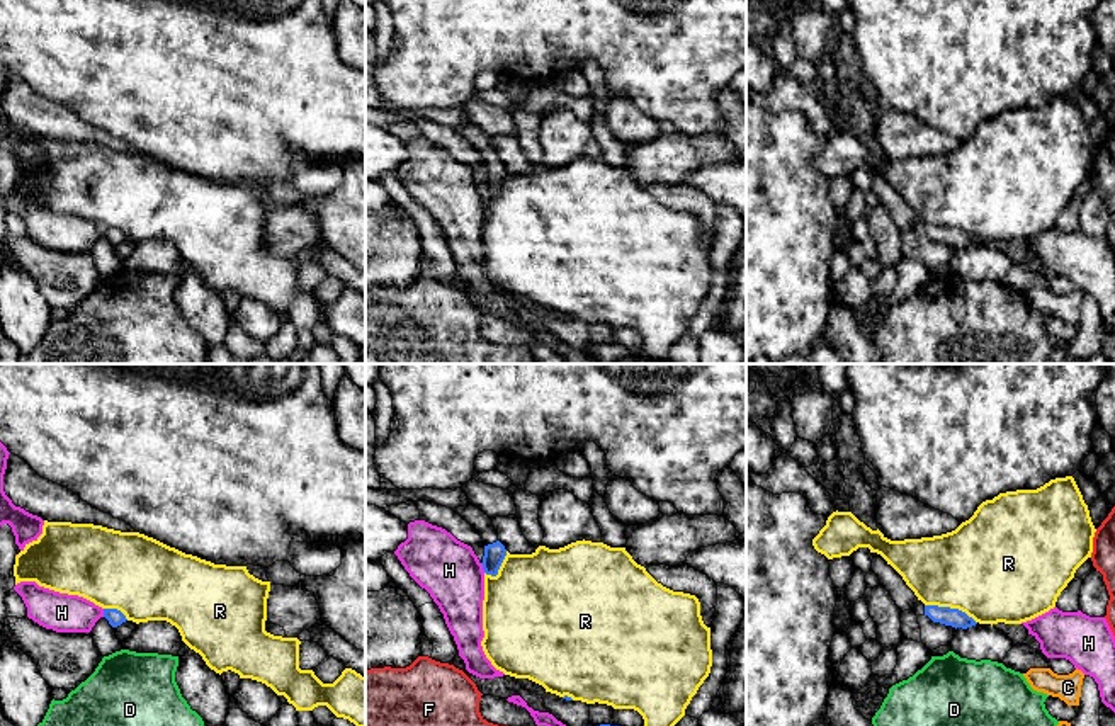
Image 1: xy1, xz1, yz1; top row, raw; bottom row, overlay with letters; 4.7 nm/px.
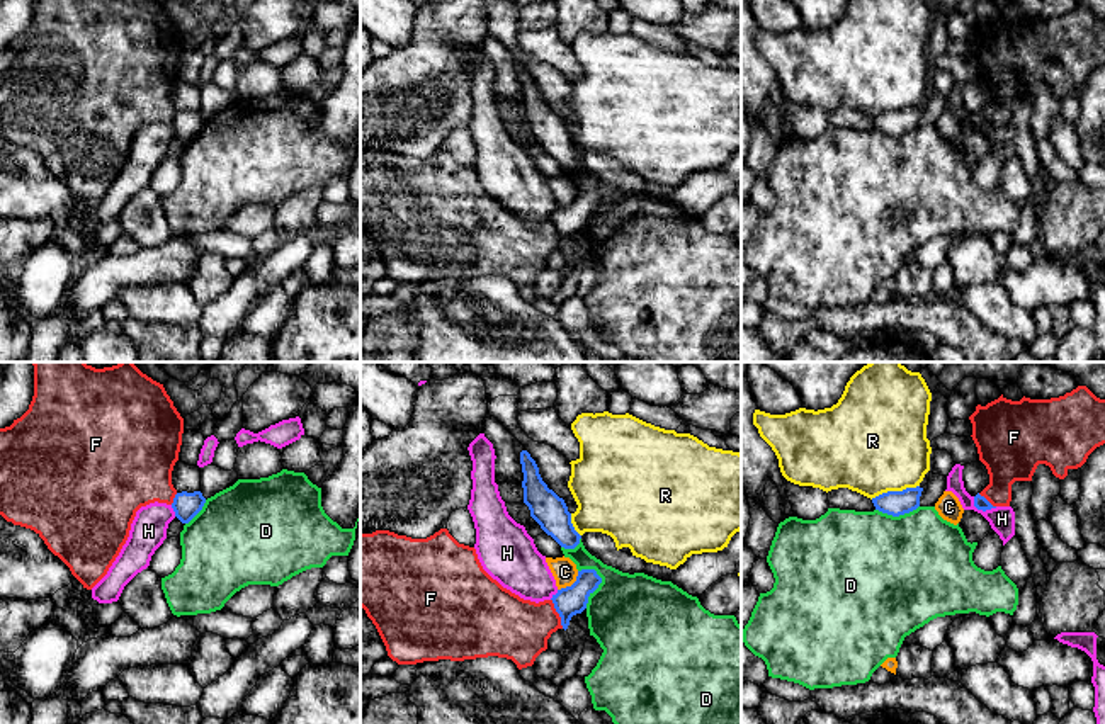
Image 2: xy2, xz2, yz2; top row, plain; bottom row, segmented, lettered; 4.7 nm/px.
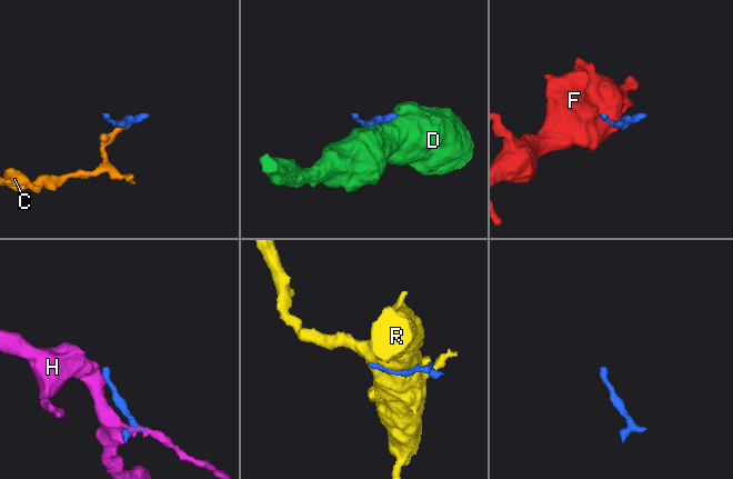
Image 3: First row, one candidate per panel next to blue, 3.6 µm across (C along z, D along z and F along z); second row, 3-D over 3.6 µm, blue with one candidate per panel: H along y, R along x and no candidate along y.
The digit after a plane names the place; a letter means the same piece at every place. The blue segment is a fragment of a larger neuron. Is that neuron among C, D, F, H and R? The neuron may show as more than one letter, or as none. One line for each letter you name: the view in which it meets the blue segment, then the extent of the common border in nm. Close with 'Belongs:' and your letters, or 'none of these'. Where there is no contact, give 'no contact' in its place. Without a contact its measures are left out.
Belongs: none of these

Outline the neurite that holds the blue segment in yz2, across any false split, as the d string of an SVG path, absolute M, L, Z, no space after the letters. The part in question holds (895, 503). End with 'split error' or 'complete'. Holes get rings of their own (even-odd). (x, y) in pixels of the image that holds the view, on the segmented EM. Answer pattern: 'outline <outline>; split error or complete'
outline M906 488L903 491L887 491L876 498L872 498L872 503L876 510L899 517L904 513L910 513L920 506L920 496L923 488Z; complete

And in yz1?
outline M918 600L913 607L913 612L916 615L928 615L933 622L940 622L945 626L952 626L952 627L972 627L977 622L969 617L965 612L959 610L959 609L950 609L950 607L938 607L938 605L925 605L921 600Z; split error

